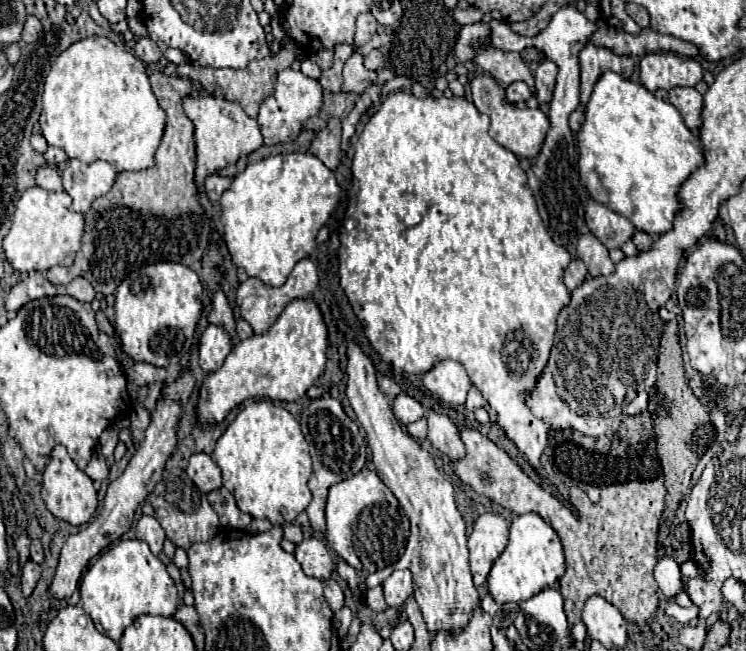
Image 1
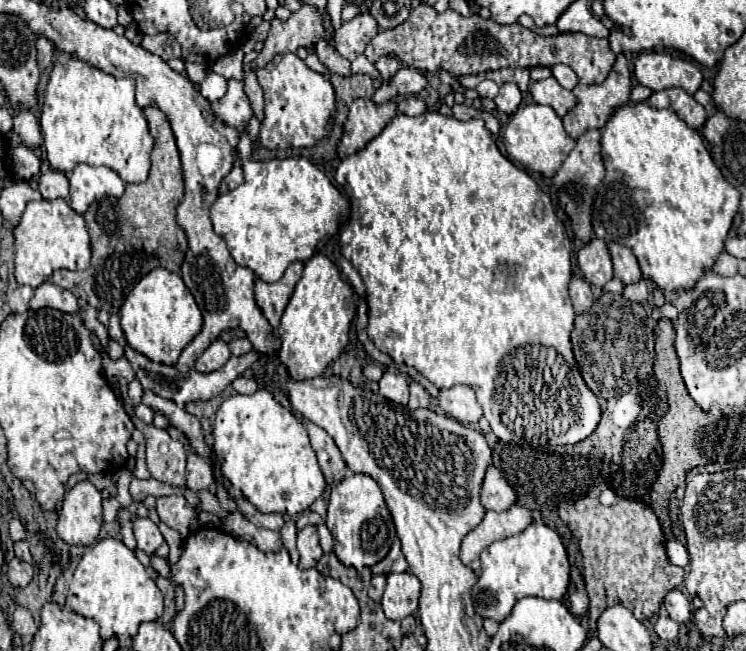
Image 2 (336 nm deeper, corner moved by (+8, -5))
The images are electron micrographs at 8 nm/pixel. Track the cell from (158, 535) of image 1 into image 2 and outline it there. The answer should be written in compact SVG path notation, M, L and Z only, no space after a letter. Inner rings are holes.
M137 518L133 530L135 530L135 538L137 538L137 548L147 552L149 556L155 554L155 550L165 542L157 524L149 518Z

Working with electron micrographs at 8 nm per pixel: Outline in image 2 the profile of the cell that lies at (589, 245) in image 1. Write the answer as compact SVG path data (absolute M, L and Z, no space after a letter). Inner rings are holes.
M593 238L579 252L579 270L585 280L593 286L603 288L613 278L613 264L609 256L609 248L603 240Z

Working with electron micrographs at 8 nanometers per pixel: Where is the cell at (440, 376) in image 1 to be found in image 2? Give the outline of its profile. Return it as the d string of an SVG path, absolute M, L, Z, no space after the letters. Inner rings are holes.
M453 386L447 390L441 390L439 406L453 418L457 418L461 424L477 424L483 416L481 406L477 404L475 392L469 386Z

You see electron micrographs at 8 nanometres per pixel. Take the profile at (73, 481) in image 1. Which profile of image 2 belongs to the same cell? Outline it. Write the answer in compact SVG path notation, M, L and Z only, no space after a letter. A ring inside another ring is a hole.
M77 482L65 494L59 510L57 532L67 544L89 546L99 536L103 524L101 492L91 482Z

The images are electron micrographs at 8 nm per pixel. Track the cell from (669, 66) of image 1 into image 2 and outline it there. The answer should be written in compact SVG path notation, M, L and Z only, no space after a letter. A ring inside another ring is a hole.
M641 52L635 60L635 78L653 92L681 86L691 96L703 82L703 74L695 64L667 52Z

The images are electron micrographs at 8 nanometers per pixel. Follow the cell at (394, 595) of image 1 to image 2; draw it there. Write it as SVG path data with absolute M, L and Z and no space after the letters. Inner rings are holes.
M411 572L389 574L385 594L381 600L385 616L389 620L403 620L405 616L413 614L419 606L419 592L421 584Z

